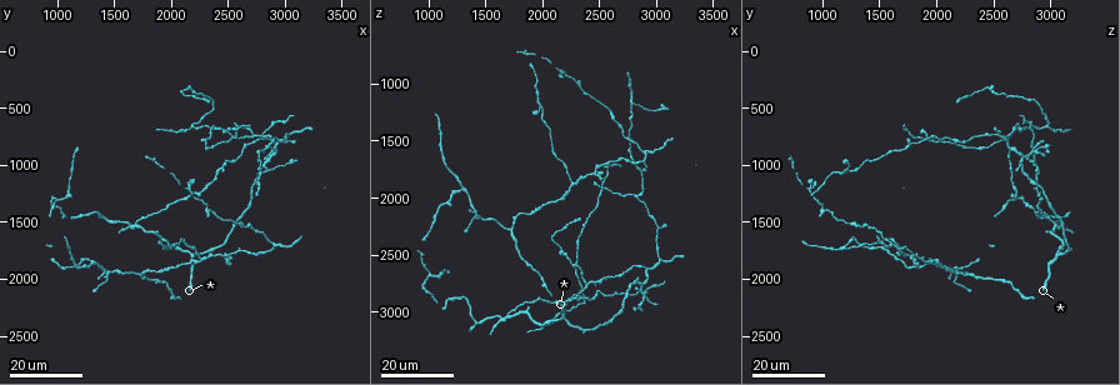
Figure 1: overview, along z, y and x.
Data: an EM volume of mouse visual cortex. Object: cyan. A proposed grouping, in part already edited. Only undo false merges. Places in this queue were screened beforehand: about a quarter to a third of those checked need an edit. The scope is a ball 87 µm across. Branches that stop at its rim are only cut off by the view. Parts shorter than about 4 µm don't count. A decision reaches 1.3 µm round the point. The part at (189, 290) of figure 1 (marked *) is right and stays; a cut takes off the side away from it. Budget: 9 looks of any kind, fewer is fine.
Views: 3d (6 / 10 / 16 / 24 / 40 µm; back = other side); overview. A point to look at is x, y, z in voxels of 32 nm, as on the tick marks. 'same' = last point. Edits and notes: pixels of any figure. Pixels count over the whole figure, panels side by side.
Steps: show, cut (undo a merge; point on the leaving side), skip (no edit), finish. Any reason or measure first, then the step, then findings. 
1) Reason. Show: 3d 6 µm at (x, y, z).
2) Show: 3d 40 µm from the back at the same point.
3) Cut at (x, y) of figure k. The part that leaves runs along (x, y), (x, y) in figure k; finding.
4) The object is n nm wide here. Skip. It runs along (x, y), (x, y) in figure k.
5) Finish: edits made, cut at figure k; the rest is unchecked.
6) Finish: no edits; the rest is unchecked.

Thin arm on a thick one. Show: 3d 24 µm at (1700, 1960, 2260).

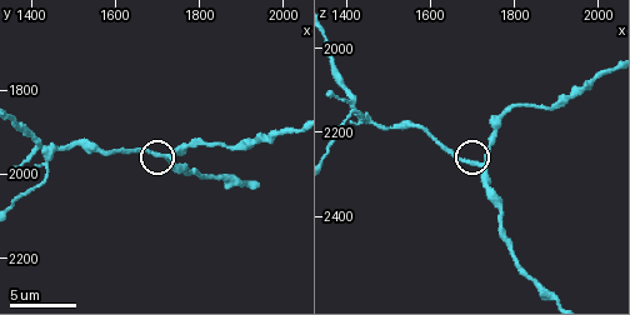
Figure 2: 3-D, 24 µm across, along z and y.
Show: 3d 10 µm at (1725, 1955, 2275).

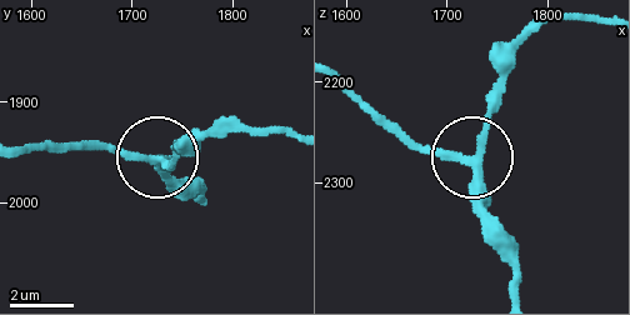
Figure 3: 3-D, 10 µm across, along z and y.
Skip. It runs along (515, 288), (515, 246), (486, 206), (480, 166), (389, 134) in figure 3; all the same neuron.

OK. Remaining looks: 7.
Show: 3d 24 µm at (2260, 1840, 1860).

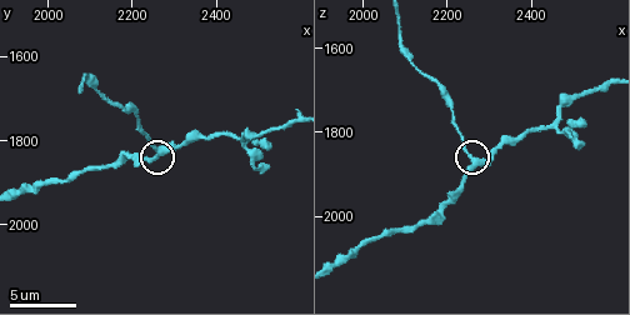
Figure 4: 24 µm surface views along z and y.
Show: 3d 10 µm at (2265, 1825, 1865).

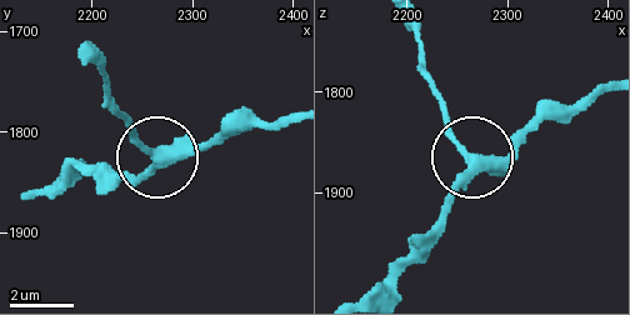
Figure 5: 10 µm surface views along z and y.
3 arms meet here. Skip. It runs along (43, 195), (84, 168), (138, 176), (154, 163), (110, 106) in figure 5; one neuron here.

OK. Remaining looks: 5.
Show: 3d 24 µm at (2780, 1080, 1160).

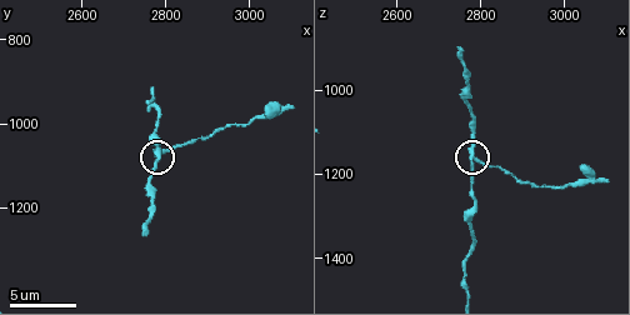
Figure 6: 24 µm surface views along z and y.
Closer look. Show: 3d 6 µm at (2800, 1070, 1165).

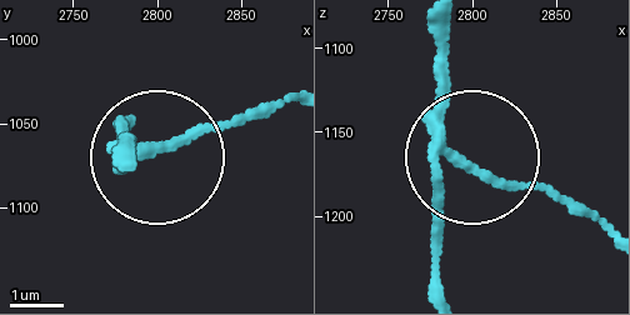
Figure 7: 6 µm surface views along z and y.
Show: 3d 6 µm from the back at (2798, 1064, 1170).

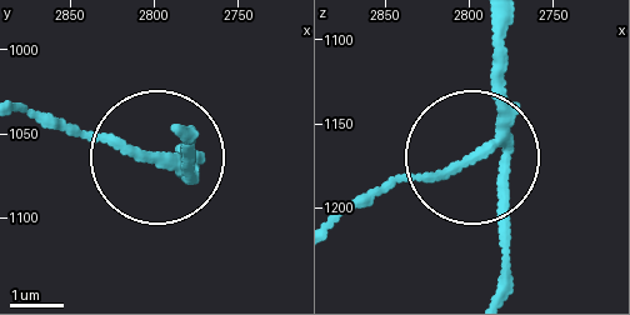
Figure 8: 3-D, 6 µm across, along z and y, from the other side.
Skip. It runs along (185, 128), (189, 155), (168, 155), (50, 114) in figure 8; one neuron here.

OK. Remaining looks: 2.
Three arms meet. Show: 3d 24 µm at (2080, 700, 3040).

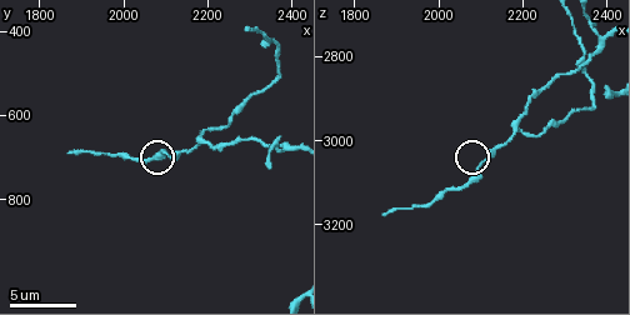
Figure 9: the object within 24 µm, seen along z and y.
Show: 3d 10 µm at (2095, 695, 3055).

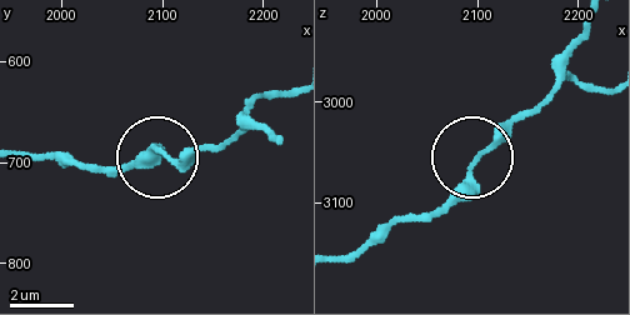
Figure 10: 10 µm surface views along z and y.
3 arms meet here. Skip. It runs along (281, 135), (244, 130), (120, 168) in figure 10; continuous, no second neuron.

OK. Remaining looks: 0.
Finish: no edits; the rest is unchecked.

